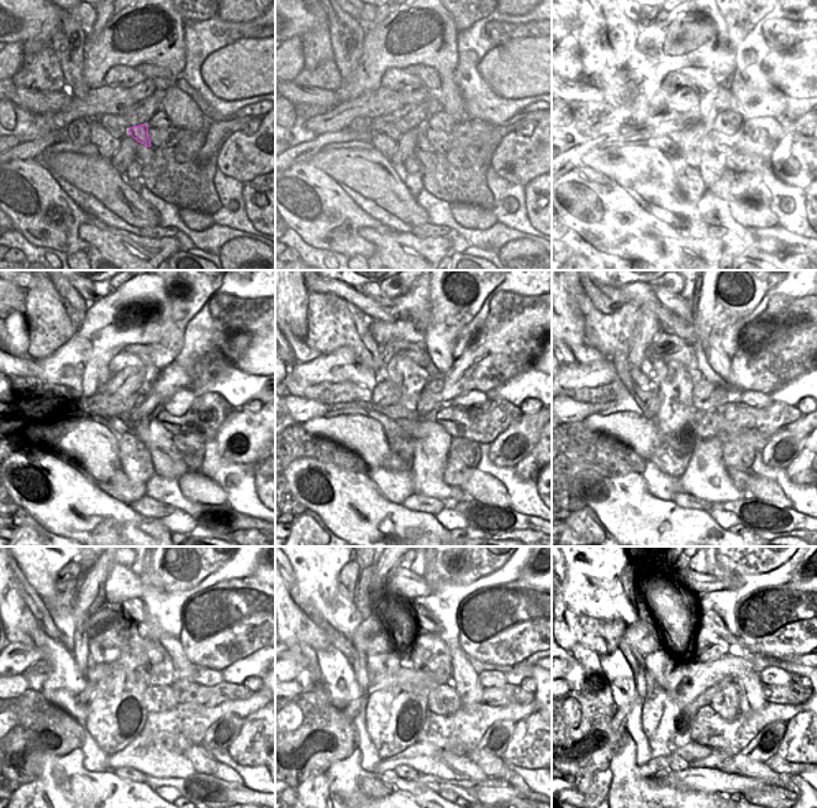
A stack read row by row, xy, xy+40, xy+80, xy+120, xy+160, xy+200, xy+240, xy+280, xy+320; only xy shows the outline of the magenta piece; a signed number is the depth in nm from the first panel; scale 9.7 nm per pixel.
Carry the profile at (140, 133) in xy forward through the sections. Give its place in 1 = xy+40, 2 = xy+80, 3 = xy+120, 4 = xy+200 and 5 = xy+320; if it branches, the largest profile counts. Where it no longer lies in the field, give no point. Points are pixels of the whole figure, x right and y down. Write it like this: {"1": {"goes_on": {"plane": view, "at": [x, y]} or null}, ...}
{"1": {"goes_on": {"plane": "xy+40", "at": [423, 144]}}, "2": {"goes_on": {"plane": "xy+80", "at": [706, 153]}}, "3": {"goes_on": {"plane": "xy+120", "at": [158, 437]}}, "4": {"goes_on": {"plane": "xy+200", "at": [706, 478]}}, "5": {"goes_on": {"plane": "xy+320", "at": [717, 760]}}}

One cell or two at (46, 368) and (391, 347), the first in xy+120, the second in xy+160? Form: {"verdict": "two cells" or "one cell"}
{"verdict": "two cells"}

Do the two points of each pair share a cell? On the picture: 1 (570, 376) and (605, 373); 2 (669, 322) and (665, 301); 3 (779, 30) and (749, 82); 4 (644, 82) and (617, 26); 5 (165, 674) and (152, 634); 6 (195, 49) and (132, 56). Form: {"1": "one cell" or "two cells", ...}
{"1": "one cell", "2": "two cells", "3": "one cell", "4": "two cells", "5": "one cell", "6": "two cells"}

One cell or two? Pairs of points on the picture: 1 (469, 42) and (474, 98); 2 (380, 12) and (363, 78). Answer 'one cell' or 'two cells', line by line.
1: one cell
2: two cells

